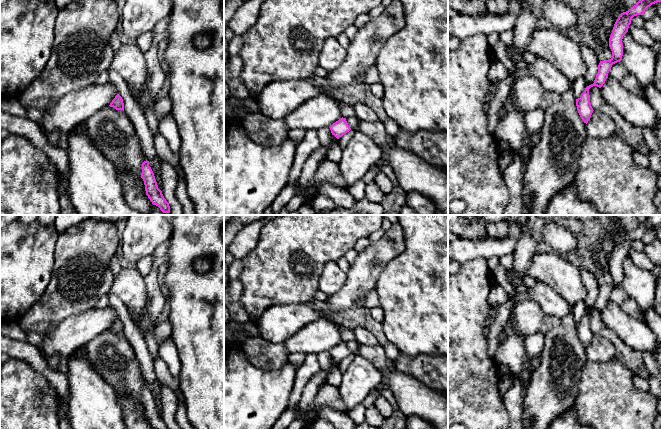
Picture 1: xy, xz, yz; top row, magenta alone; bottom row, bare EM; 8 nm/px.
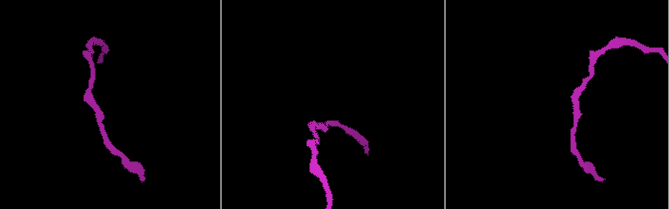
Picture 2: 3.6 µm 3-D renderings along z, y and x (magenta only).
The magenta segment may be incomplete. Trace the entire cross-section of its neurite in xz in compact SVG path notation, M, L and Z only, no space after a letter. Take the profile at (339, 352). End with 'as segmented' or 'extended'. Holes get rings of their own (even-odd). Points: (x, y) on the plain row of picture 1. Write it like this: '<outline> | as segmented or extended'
M343 341L333 347L329 352L331 354L332 359L334 359L337 363L339 363L351 354L350 350L346 345L346 342Z | as segmented

